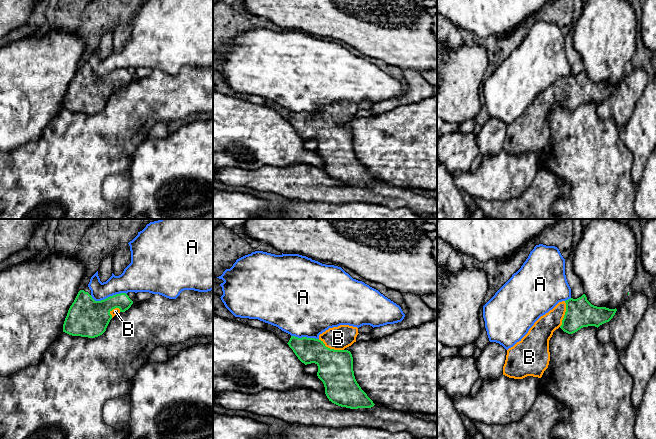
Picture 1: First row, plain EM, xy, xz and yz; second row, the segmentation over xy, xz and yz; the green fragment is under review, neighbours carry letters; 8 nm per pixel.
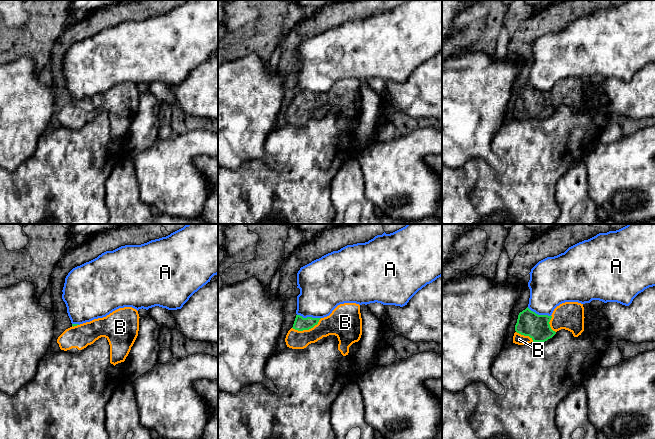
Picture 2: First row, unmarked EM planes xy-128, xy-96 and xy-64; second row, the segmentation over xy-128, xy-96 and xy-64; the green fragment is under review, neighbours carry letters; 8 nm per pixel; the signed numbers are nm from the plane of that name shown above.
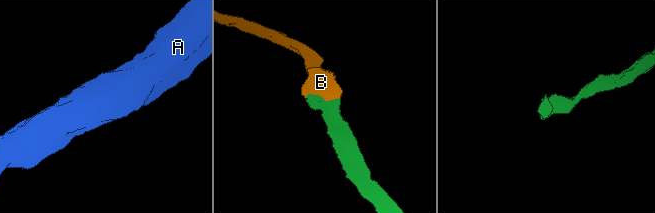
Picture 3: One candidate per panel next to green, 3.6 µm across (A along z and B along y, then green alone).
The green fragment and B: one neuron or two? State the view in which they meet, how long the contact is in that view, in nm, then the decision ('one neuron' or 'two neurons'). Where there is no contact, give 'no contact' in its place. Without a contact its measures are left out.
contact in xz; length 220 nm; one neuron

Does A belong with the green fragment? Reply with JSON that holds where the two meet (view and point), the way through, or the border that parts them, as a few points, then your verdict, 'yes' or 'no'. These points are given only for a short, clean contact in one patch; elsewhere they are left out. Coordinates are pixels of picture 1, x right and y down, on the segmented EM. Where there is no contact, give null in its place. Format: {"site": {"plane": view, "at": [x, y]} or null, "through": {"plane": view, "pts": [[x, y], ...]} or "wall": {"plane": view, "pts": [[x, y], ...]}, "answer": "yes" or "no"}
{"site": {"plane": "xy", "at": [108, 297]}, "answer": "no"}

